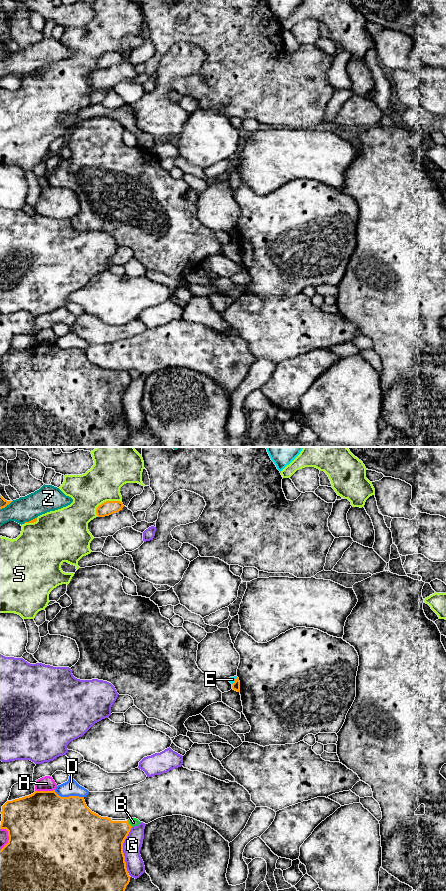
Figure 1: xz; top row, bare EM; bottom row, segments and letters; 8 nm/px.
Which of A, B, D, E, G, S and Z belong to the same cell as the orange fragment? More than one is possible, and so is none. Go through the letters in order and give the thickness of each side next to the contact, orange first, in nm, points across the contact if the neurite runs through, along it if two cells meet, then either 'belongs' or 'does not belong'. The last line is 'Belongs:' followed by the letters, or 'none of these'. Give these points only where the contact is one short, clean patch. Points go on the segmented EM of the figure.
A: calibres 500 and 120 nm; does not belong
B: calibres 340 and 70 nm; does not belong
D: calibres 480 and 130 nm; does not belong
E: calibres 60 and 50 nm; border xz (236, 676), (232, 684); does not belong
G: calibres 500 and 150 nm; does not belong
S: calibres 120 and 300 nm; does not belong
Z: calibres 30 and 220 nm; does not belong
Belongs: none of these

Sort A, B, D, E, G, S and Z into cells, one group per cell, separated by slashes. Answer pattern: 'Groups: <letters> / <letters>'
Groups: A / B / D / E / G / S / Z

